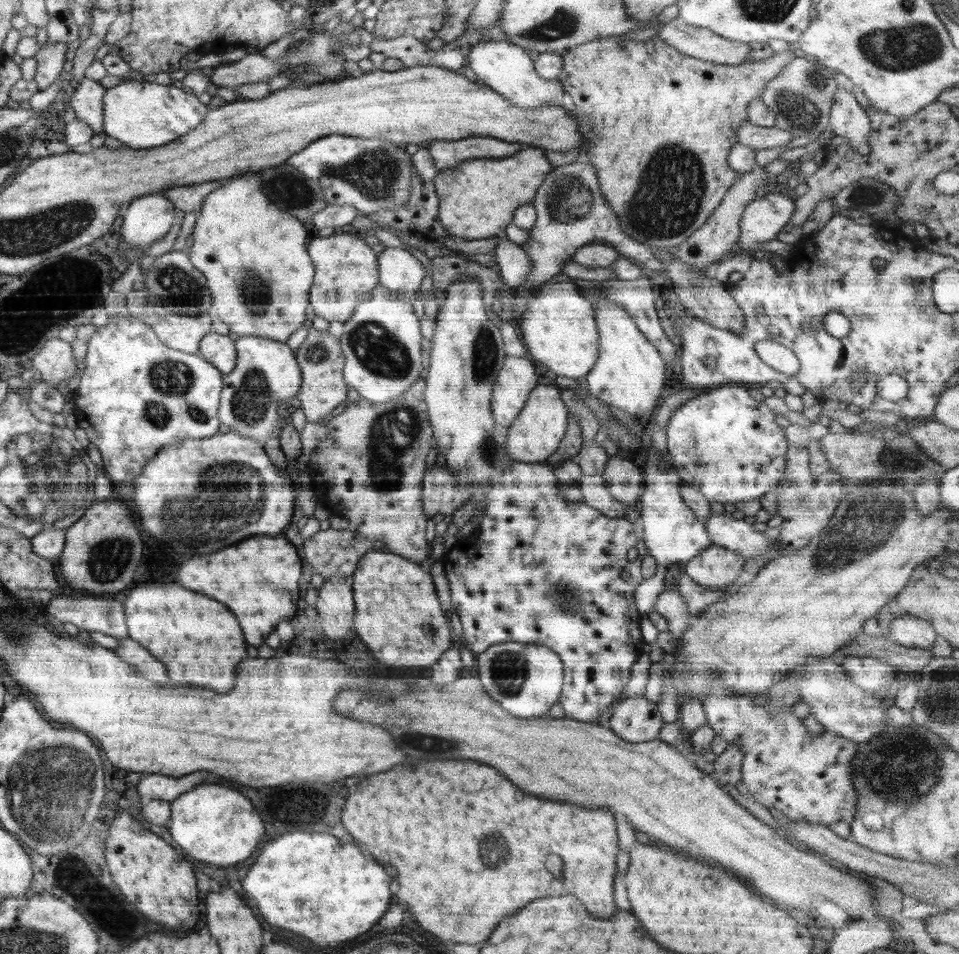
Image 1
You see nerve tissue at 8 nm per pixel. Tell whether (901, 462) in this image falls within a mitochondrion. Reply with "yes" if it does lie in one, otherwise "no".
yes

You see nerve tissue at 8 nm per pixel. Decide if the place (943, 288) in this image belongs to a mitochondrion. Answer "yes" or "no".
no

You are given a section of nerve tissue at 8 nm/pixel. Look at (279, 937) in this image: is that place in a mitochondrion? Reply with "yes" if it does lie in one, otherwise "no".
no

